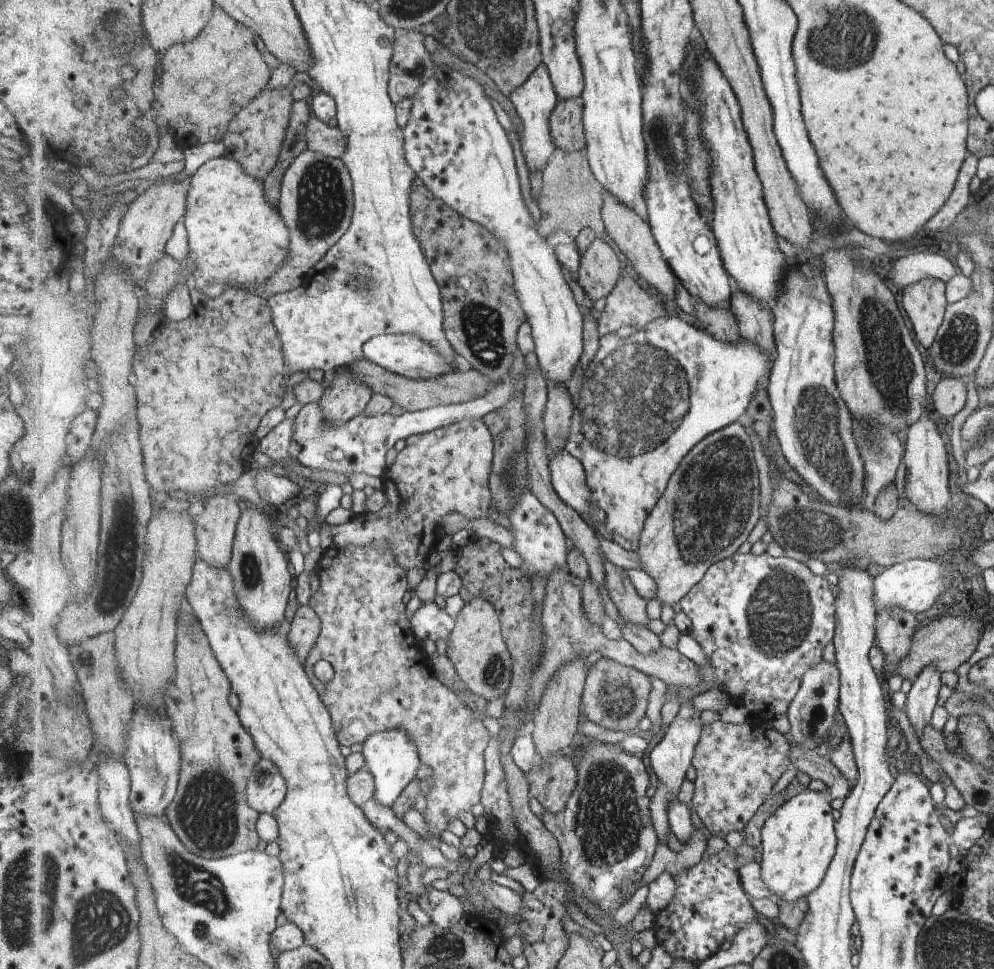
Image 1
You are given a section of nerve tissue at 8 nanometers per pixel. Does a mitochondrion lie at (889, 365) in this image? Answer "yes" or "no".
yes

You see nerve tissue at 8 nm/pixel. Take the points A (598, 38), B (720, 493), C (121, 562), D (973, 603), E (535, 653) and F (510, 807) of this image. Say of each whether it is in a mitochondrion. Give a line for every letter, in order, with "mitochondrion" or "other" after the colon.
A: other
B: mitochondrion
C: mitochondrion
D: other
E: mitochondrion
F: other

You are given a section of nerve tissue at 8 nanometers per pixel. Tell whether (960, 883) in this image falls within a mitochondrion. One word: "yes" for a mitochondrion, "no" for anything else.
no

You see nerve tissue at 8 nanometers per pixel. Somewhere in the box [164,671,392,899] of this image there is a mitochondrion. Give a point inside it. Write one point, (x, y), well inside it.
(207, 813)

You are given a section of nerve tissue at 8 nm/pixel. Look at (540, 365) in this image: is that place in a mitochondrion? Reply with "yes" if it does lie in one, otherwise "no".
no

